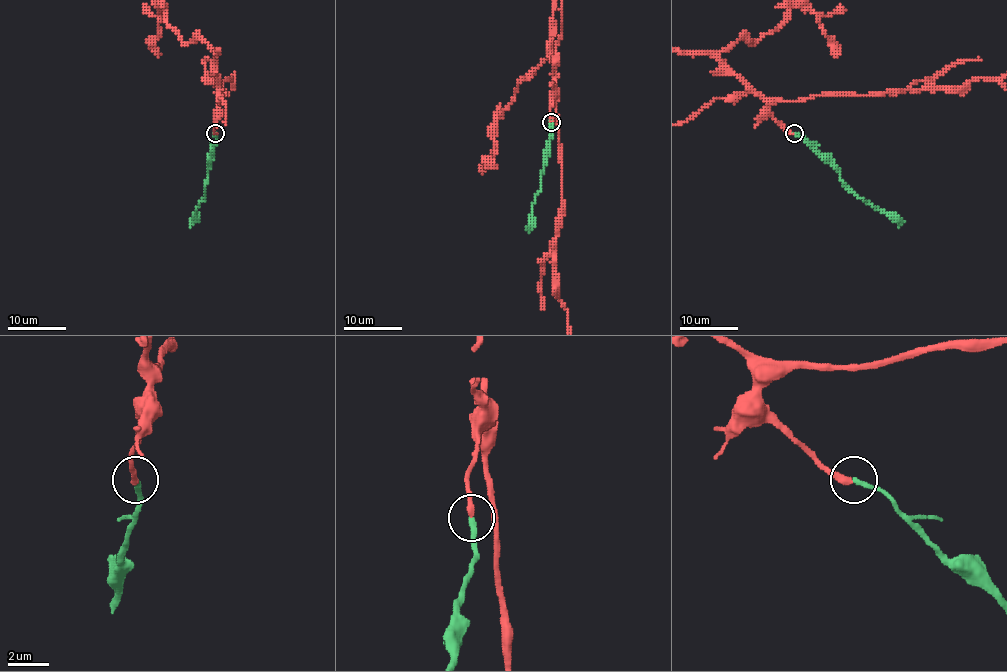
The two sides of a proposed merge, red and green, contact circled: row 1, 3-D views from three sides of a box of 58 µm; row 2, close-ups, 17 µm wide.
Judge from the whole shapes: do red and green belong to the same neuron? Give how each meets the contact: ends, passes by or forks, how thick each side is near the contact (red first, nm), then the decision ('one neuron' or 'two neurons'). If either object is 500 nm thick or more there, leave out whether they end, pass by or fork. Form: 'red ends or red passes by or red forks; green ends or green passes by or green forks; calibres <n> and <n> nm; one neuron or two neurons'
red ends; green ends; calibres 320 and 260 nm; one neuron

